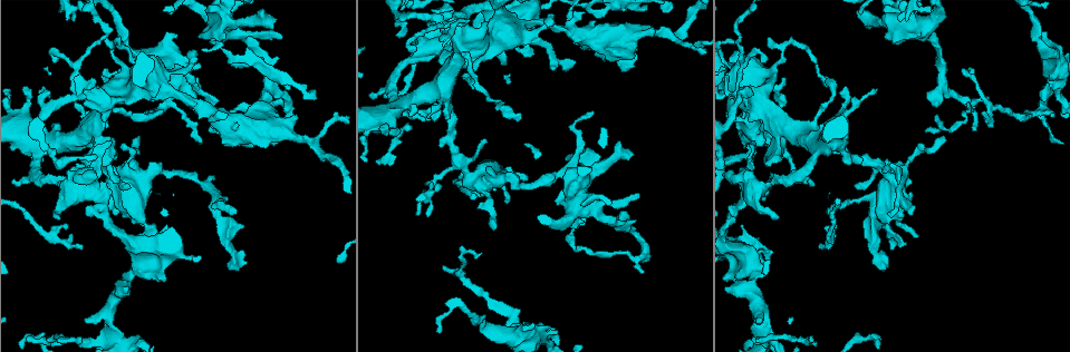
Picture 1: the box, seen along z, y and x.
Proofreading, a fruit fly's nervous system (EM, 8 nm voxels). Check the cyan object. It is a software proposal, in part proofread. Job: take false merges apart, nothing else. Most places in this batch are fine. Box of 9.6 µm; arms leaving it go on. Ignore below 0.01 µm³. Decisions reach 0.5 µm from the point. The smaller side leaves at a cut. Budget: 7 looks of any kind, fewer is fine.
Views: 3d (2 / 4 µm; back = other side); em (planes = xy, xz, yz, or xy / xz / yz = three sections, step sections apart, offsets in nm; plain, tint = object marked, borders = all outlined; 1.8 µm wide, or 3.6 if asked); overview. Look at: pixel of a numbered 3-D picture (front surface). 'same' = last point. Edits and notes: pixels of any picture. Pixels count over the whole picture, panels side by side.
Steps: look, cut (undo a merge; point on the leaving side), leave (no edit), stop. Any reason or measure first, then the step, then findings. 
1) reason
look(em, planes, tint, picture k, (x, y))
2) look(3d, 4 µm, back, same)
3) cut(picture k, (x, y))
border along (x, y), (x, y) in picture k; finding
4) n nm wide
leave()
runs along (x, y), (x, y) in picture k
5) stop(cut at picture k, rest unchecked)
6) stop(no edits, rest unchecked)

thin arm on a thick one
look(3d, 4 µm, picture 1, (908, 21))

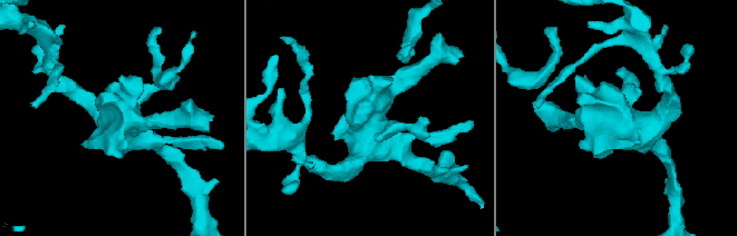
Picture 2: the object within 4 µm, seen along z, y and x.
now the EM
look(em, planes, plain, picture 2, (375, 125))

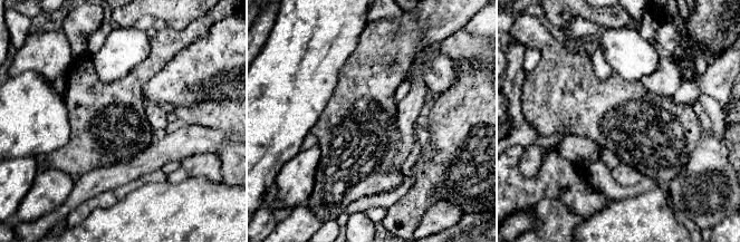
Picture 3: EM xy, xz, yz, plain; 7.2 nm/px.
look(em, planes, tint, same)

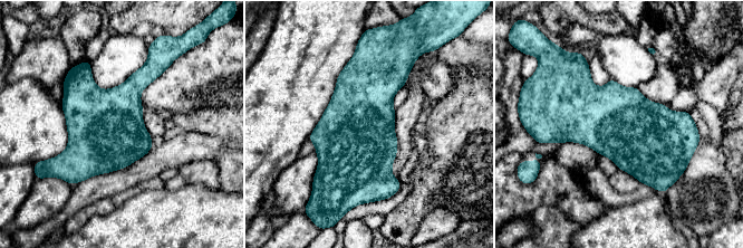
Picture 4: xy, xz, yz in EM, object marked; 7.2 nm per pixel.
leave()
one neuron here

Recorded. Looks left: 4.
calibre changes
look(em, planes, tint, picture 1, (119, 65))

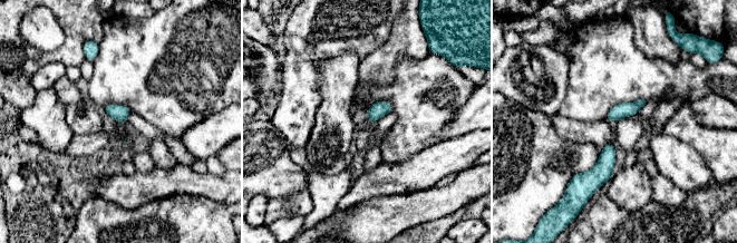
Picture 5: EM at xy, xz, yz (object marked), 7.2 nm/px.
leave()
continuous, no second neuron

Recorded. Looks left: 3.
abrupt turn
look(3d, 2 µm, picture 1, (906, 205))

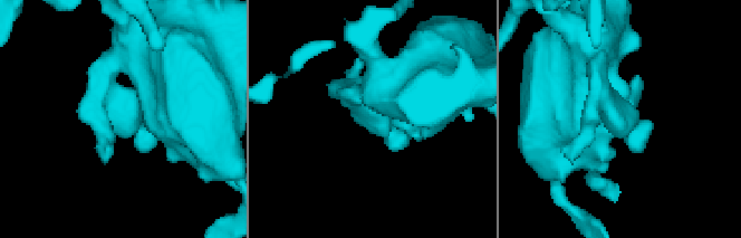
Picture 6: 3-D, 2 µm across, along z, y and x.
look(em, planes, tint, picture 6, (113, 117))

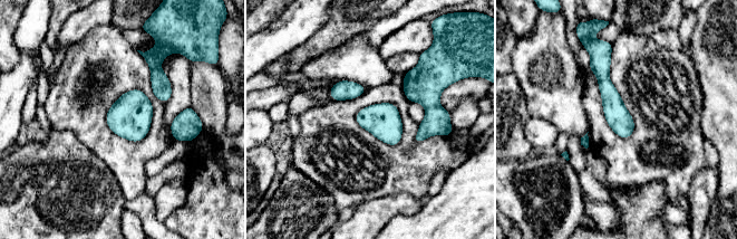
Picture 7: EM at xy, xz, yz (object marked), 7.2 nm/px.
170 nm wide
leave()
runs along (608, 54), (603, 82), (624, 135) in picture 7; continuous, no second neuron

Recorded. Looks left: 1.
stop(no edits, rest unchecked)

